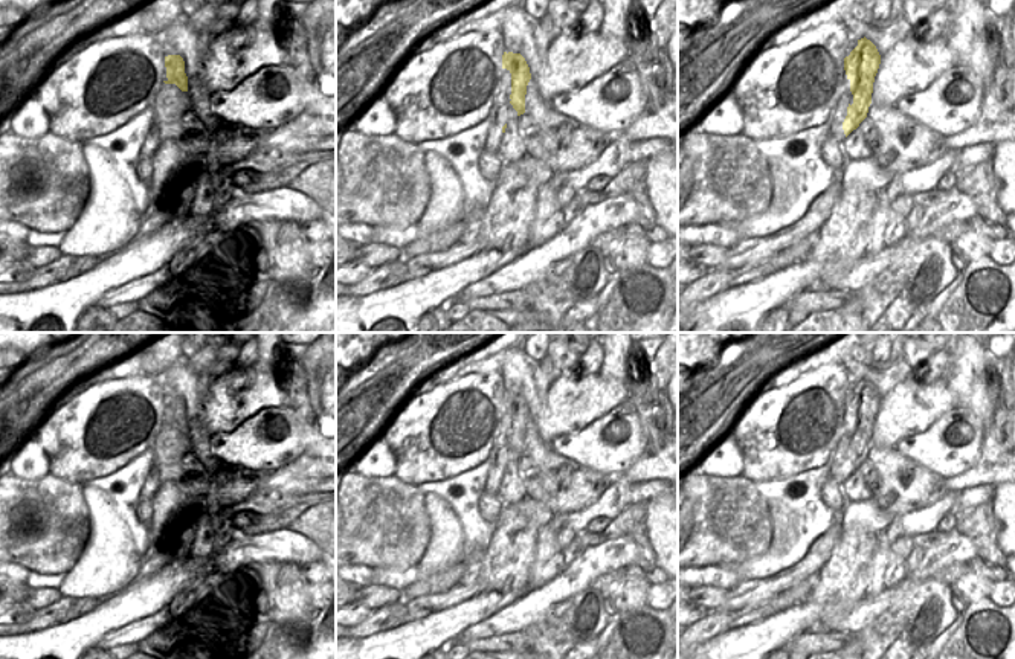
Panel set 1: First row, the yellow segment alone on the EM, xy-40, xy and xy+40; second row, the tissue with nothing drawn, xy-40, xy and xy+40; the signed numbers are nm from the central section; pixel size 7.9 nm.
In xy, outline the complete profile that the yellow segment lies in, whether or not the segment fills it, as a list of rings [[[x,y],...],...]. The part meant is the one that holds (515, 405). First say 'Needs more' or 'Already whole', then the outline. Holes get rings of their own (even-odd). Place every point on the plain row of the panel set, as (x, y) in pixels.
Already whole. [[[504,394],[502,410],[511,415],[510,445],[517,453],[517,458],[525,455],[527,427],[531,421],[530,409],[520,395]]]

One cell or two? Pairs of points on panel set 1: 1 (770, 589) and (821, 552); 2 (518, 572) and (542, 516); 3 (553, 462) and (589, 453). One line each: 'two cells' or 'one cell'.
1: one cell
2: two cells
3: two cells

